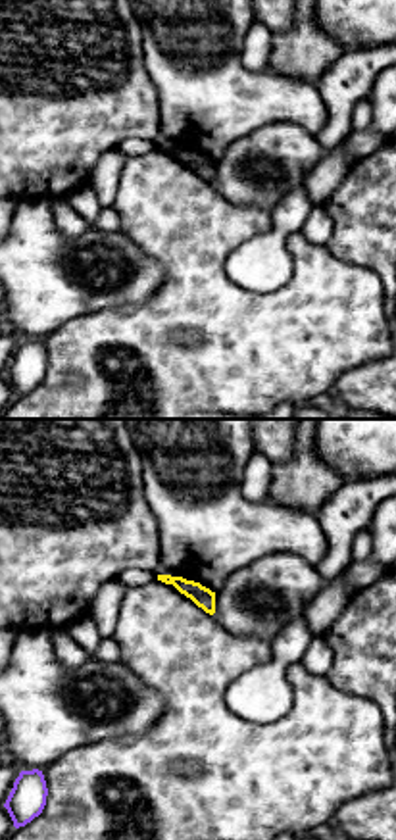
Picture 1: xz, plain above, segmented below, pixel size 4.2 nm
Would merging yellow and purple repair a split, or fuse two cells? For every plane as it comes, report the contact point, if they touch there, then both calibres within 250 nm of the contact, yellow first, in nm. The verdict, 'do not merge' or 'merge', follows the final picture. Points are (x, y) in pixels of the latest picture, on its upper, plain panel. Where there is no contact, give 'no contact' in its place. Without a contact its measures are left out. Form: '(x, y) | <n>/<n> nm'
no contact

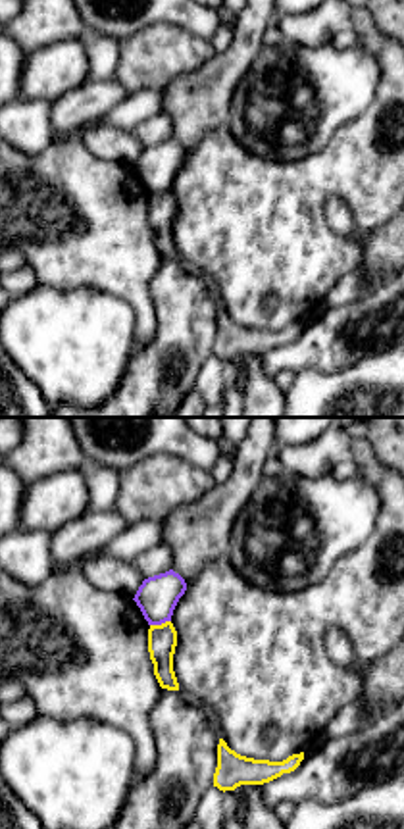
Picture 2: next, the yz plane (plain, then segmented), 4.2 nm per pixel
(162, 193) | 130/170 nm

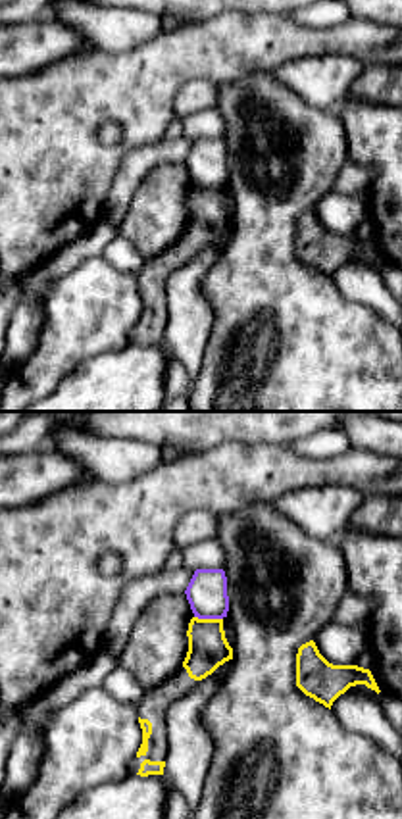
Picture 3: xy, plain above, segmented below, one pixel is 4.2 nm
(208, 189) | 170/170 nm

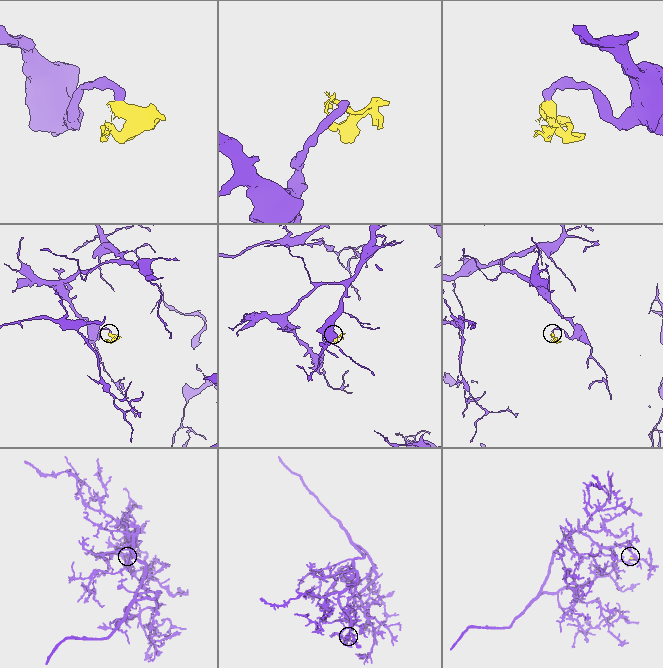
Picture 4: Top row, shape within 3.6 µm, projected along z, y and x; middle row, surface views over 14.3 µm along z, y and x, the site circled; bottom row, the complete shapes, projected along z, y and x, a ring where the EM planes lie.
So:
do not merge

